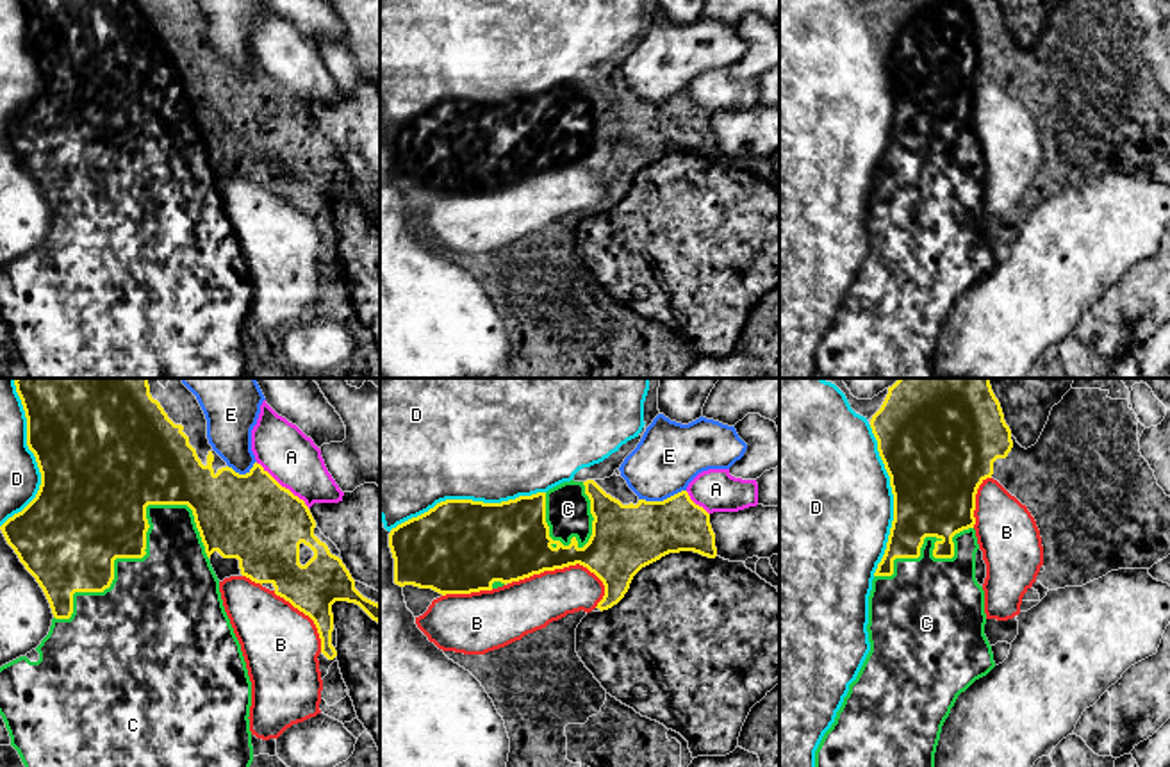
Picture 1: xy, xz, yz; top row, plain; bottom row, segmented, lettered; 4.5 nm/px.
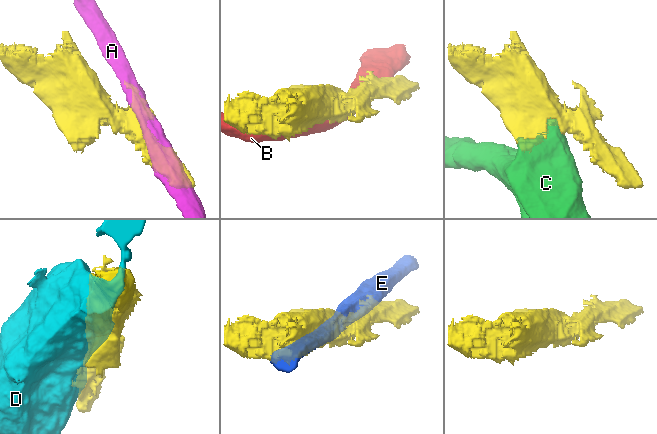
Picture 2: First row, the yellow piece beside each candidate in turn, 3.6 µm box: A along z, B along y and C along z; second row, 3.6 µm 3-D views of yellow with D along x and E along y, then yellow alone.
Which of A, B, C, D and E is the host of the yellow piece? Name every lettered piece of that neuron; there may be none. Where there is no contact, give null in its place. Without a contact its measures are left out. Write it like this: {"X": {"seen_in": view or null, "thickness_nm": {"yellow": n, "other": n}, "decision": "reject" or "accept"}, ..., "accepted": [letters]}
{"A": {"seen_in": "xy", "thickness_nm": {"yellow": 400, "other": 240}, "decision": "reject"}, "B": {"seen_in": "xz", "thickness_nm": {"yellow": 320, "other": 240}, "decision": "reject"}, "C": {"seen_in": "xy", "thickness_nm": {"yellow": 460, "other": 440}, "decision": "accept"}, "D": {"seen_in": "xz", "thickness_nm": {"yellow": 420, "other": 500}, "decision": "reject"}, "E": {"seen_in": "xz", "thickness_nm": {"yellow": 300, "other": 300}, "decision": "reject"}, "accepted": ["C"]}

